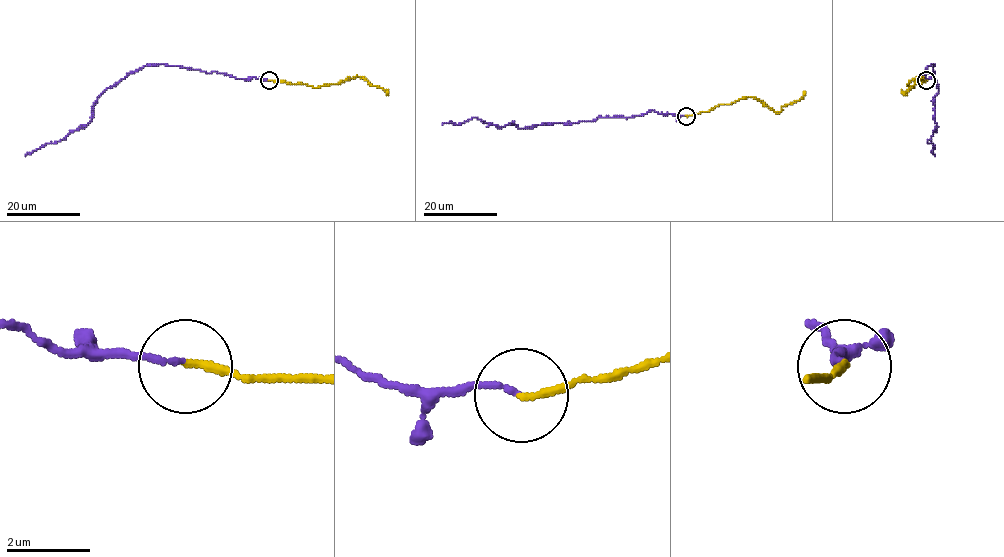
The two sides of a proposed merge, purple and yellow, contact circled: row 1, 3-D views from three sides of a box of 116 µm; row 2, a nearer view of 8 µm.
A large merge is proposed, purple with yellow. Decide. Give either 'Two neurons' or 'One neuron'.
One neuron

